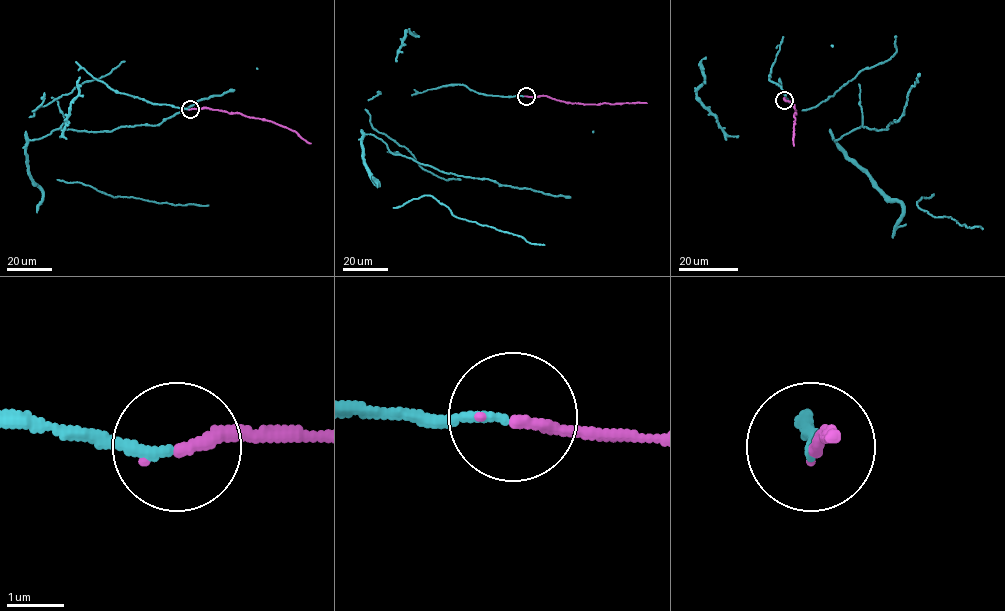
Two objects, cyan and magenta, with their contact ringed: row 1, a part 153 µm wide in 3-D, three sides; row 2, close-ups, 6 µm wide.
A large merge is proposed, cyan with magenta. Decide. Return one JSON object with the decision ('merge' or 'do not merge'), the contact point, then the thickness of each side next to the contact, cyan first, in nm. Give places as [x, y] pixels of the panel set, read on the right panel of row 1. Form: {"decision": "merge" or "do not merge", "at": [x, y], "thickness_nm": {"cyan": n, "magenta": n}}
{"decision": "merge", "at": [784, 100], "thickness_nm": {"cyan": 170, "magenta": 200}}

